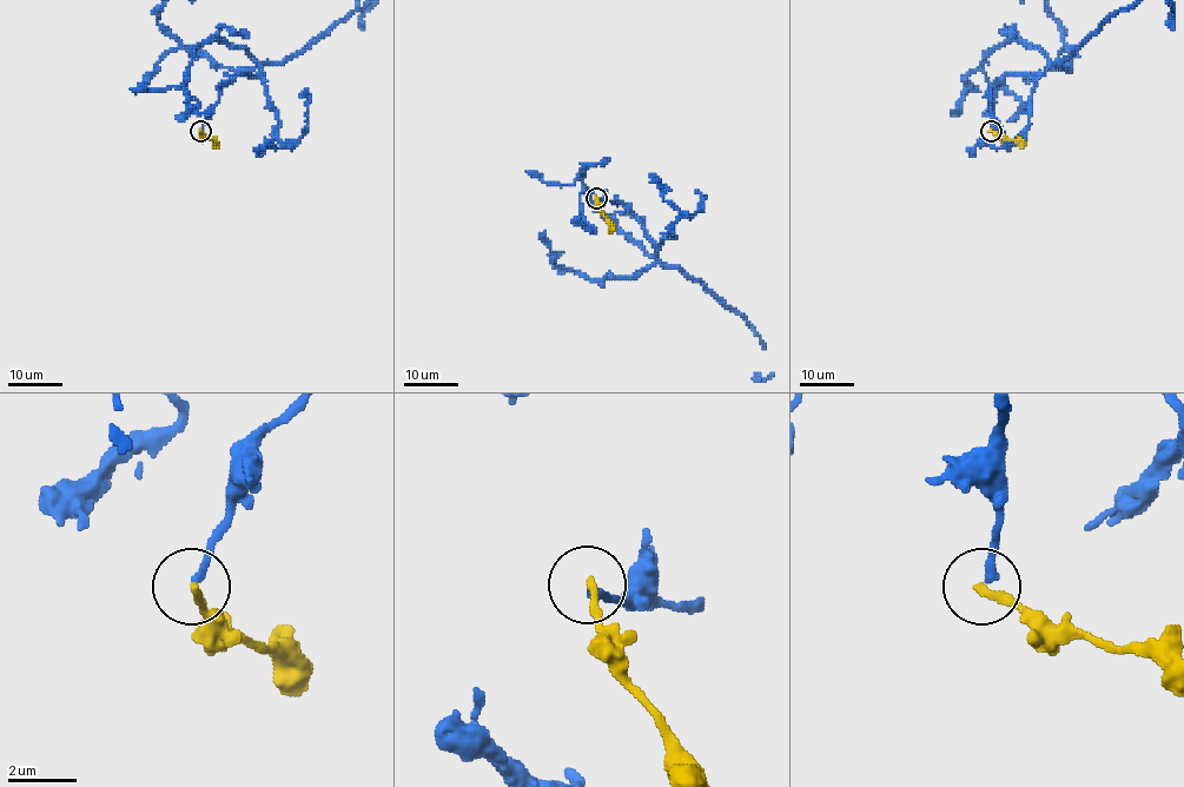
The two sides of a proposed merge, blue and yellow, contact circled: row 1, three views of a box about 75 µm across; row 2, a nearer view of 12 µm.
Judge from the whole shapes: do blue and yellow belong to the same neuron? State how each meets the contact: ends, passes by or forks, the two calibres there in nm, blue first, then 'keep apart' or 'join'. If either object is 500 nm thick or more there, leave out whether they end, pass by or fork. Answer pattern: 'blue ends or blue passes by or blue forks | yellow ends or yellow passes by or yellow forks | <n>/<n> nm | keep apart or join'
blue ends | yellow ends | 200/280 nm | keep apart

